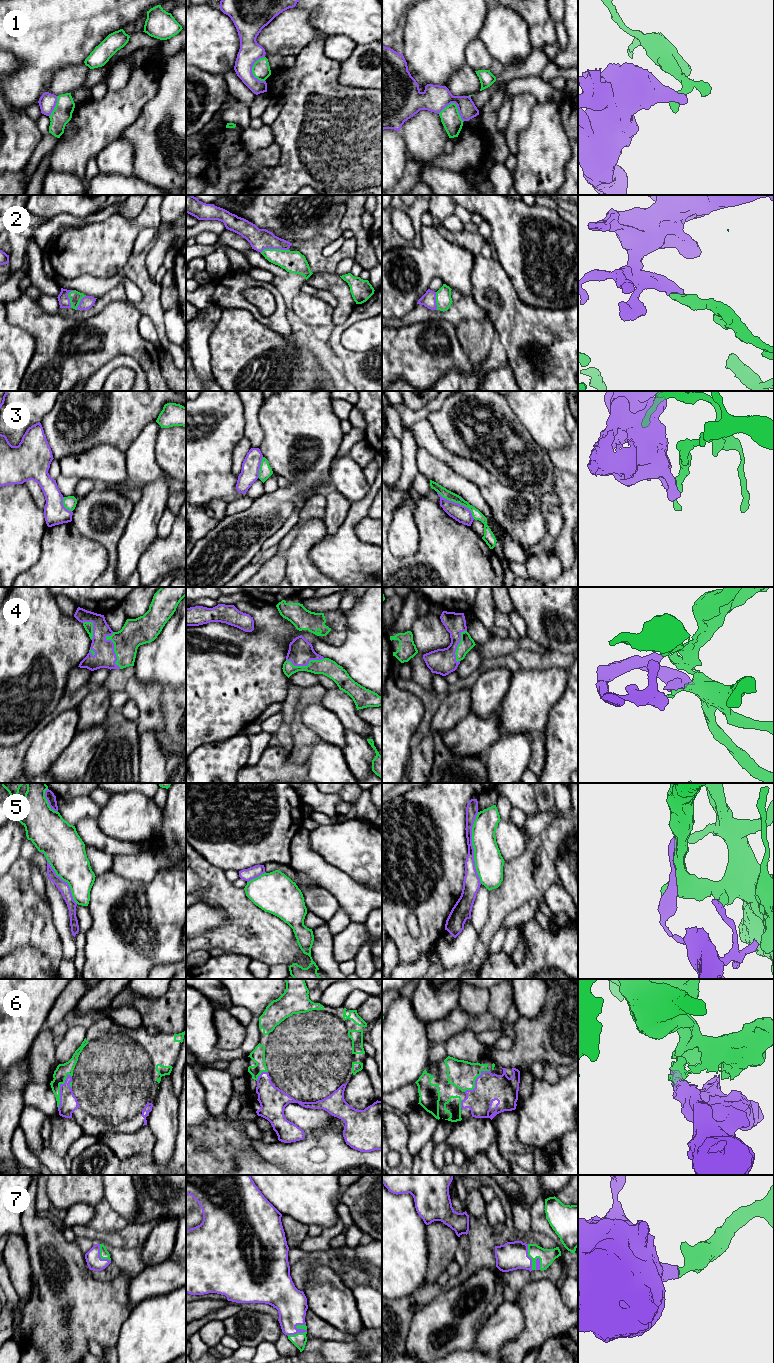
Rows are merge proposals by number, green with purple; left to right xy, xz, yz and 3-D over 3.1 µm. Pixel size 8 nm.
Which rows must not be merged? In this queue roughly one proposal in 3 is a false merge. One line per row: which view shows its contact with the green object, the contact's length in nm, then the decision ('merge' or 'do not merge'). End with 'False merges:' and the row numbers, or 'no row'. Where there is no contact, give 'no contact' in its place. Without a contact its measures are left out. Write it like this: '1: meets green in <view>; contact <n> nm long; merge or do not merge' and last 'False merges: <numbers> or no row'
1: meets green in xz; contact 220 nm long; do not merge
2: meets green in xz; contact 220 nm long; merge
3: meets green in yz; contact 380 nm long; do not merge
4: meets green in xy; contact 300 nm long; merge
5: meets green in yz; contact 600 nm long; do not merge
6: meets green in xy; contact 300 nm long; merge
7: meets green in yz; contact 220 nm long; merge
False merges: 1, 3, 5

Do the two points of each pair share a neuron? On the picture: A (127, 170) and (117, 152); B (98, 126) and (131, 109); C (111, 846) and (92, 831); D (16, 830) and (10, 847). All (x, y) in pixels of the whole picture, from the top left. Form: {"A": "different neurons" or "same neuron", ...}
{"A": "same neuron", "B": "same neuron", "C": "same neuron", "D": "same neuron"}

